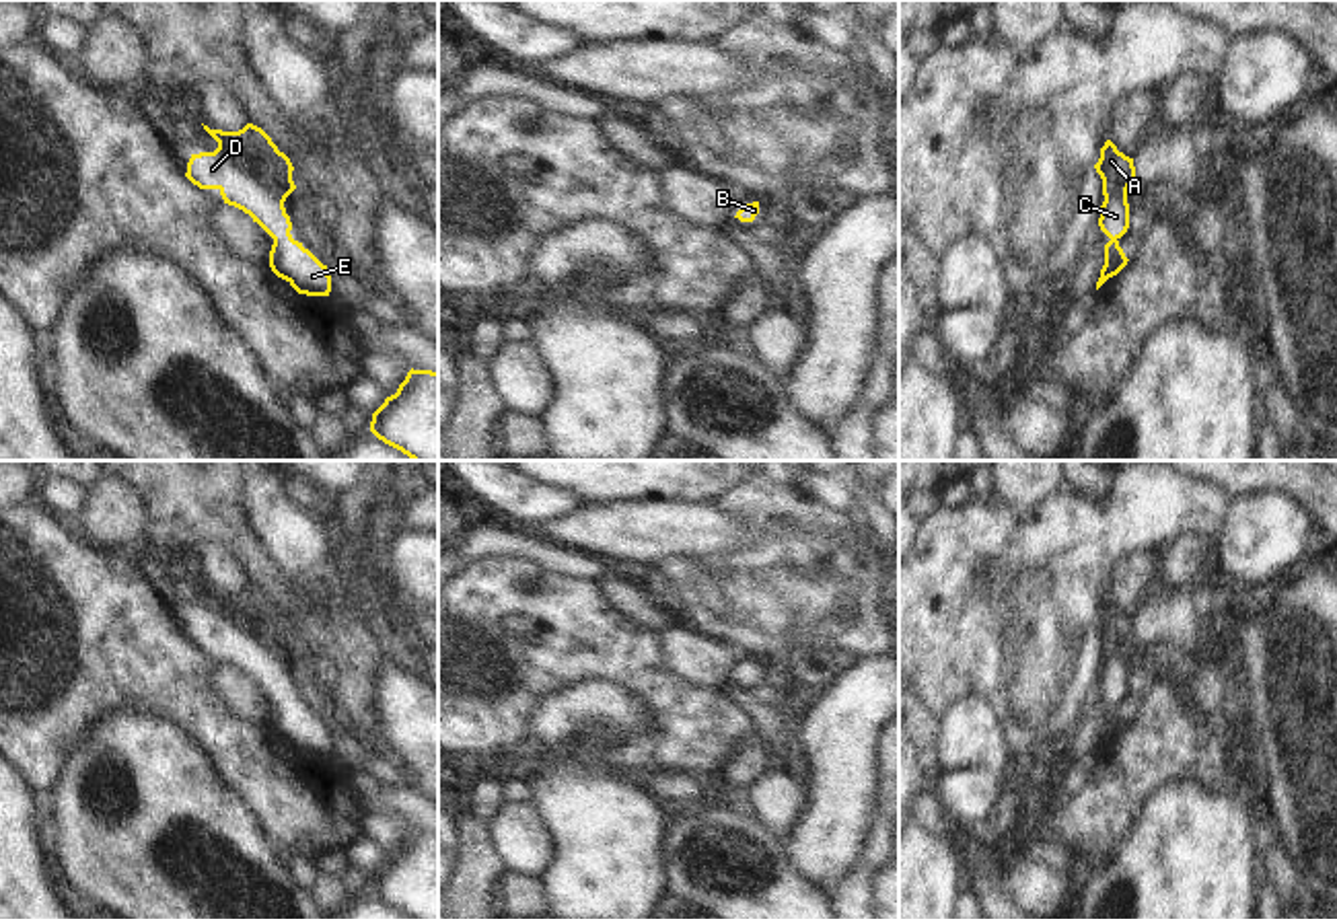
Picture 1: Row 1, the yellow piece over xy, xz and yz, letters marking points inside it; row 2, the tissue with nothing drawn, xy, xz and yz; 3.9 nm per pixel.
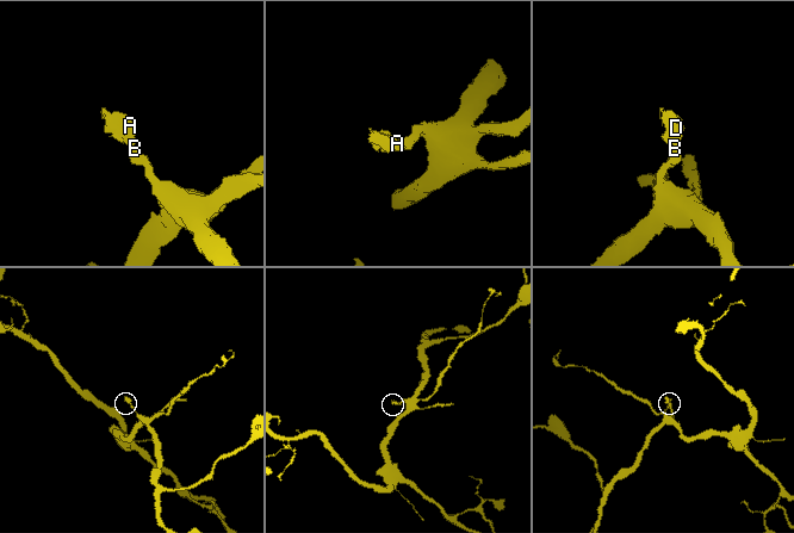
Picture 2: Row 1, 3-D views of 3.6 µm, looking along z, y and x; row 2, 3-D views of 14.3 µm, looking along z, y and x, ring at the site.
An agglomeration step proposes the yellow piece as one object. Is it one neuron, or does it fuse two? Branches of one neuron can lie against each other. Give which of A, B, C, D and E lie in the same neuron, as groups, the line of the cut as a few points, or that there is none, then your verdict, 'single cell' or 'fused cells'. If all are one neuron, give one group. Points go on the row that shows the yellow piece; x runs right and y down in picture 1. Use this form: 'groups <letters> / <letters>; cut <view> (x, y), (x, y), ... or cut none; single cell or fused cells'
groups A B C D E; cut none; single cell

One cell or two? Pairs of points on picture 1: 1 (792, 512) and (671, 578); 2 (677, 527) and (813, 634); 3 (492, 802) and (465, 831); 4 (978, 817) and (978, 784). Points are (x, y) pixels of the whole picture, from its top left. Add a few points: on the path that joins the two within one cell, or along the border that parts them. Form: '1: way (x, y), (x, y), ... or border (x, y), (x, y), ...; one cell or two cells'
1: way (772, 545), (739, 578), (704, 578); one cell
2: border (757, 535), (749, 547), (698, 560), (665, 560); two cells
3: border (470, 811), (486, 823); two cells
4: way (978, 809), (978, 792); one cell

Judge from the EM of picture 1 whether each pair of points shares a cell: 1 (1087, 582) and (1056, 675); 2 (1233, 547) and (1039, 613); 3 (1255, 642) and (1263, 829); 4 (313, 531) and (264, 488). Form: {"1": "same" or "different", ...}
{"1": "same", "2": "different", "3": "different", "4": "same"}

